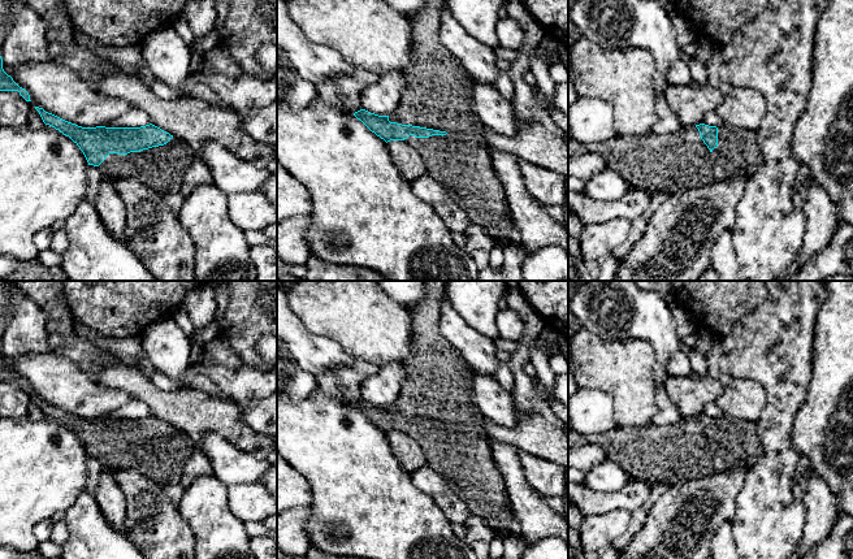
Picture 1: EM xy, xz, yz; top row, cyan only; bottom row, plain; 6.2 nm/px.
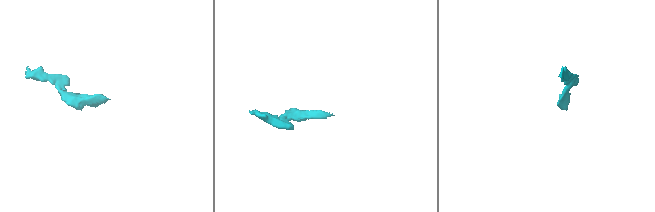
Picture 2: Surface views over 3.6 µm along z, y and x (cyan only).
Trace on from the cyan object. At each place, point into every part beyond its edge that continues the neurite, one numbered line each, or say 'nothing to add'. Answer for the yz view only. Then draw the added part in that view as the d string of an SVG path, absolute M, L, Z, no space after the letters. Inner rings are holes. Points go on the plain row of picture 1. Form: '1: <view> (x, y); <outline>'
1: yz (662, 455); M723 415L718 417L718 438L710 442L696 417L659 426L653 422L642 428L615 428L598 436L584 436L568 430L568 447L585 443L607 447L607 460L618 464L632 480L653 485L676 485L724 472L737 463L750 468L762 454L757 424Z

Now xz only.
1: xz (438, 381); M424 281L424 286L426 298L416 306L407 307L412 316L413 352L411 356L400 360L406 372L406 380L398 400L389 407L389 412L446 422L446 426L432 426L429 429L410 426L403 433L420 445L426 465L434 469L449 484L453 491L467 504L472 516L482 517L498 533L498 538L512 536L514 511L508 500L505 480L492 458L490 439L484 428L485 419L473 398L472 378L475 372L440 330L440 298L446 292L445 281Z

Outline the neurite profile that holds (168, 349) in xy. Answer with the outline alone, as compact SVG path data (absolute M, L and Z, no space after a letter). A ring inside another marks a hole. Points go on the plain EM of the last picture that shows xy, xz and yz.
M173 316L151 324L140 338L143 352L151 364L170 380L189 386L185 376L191 341L176 324Z

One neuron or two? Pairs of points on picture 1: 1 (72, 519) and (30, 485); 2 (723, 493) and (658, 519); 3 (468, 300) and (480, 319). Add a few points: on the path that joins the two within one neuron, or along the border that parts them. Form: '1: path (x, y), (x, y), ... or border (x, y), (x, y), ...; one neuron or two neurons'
1: border (85, 489), (65, 512); two neurons
2: path (708, 495), (689, 493), (674, 507); one neuron
3: path (472, 304), (480, 315); one neuron

